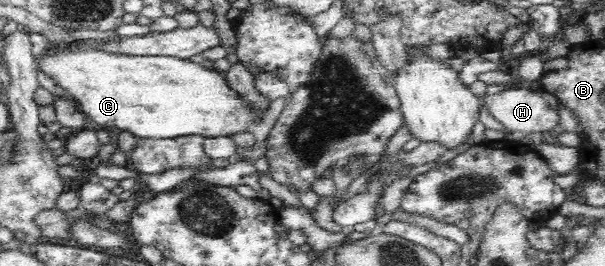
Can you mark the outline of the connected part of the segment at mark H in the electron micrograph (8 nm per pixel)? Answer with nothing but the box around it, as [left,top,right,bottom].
[481,86,560,135]

